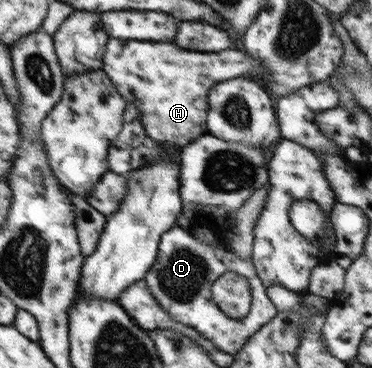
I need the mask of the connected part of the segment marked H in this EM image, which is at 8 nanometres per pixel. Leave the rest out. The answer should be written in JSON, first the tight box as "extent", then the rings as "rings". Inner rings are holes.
{"extent":[103,38,268,148],"rings":[[[108,38],[106,51],[103,55],[103,69],[111,78],[112,83],[127,101],[139,109],[140,121],[147,136],[163,144],[171,144],[183,148],[192,143],[198,136],[208,133],[206,116],[208,109],[208,94],[218,82],[254,75],[266,77],[268,70],[258,60],[247,53],[236,49],[227,49],[209,54],[209,52],[187,52],[173,44],[161,42],[143,42],[143,40],[121,40]]]}

